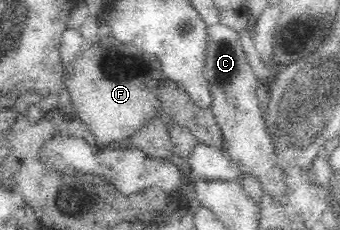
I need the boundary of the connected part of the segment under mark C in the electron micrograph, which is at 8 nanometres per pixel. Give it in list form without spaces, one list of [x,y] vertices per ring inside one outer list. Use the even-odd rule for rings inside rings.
[[[217,22],[205,24],[203,28],[203,64],[202,75],[206,77],[212,92],[214,107],[212,113],[223,129],[223,136],[231,160],[234,160],[242,170],[254,172],[262,182],[264,190],[274,196],[279,196],[283,190],[281,183],[281,168],[283,167],[274,154],[271,143],[277,140],[267,137],[261,125],[259,108],[254,89],[258,80],[253,75],[247,54],[243,51],[240,33],[229,26]]]

